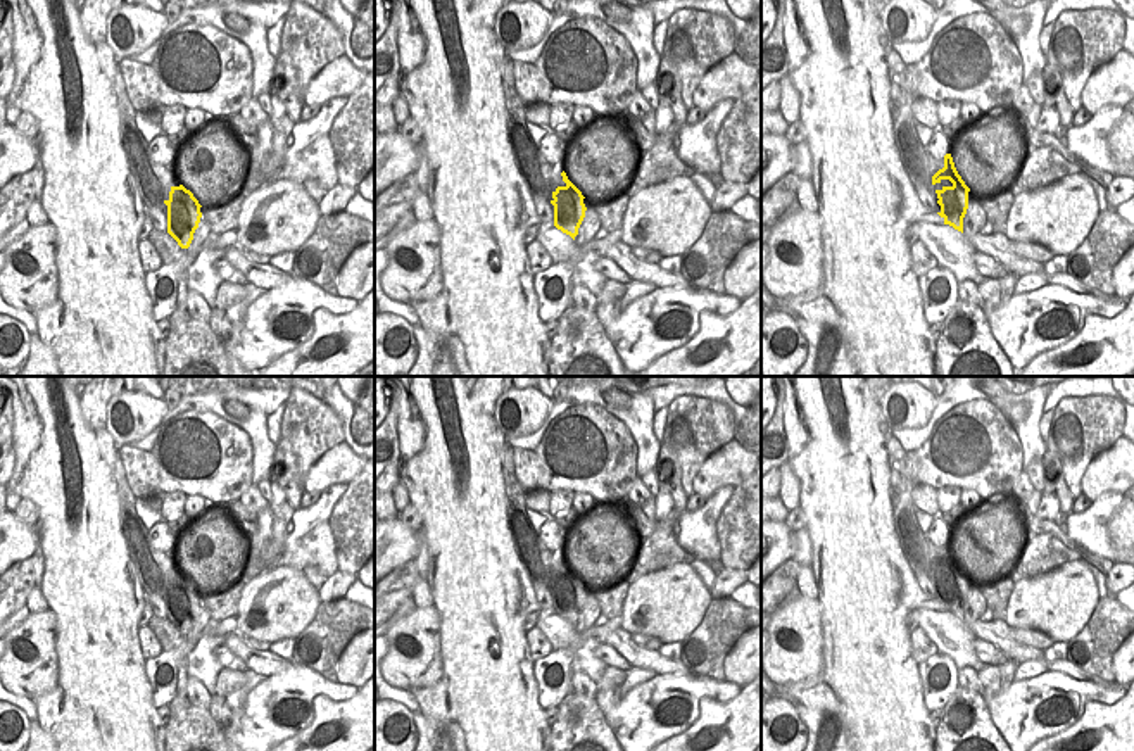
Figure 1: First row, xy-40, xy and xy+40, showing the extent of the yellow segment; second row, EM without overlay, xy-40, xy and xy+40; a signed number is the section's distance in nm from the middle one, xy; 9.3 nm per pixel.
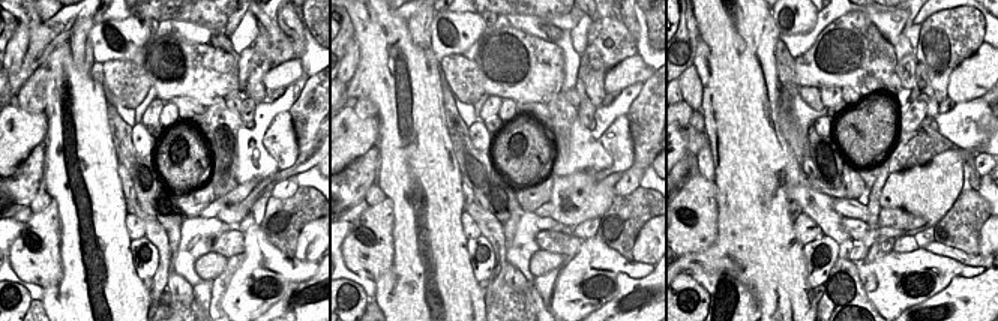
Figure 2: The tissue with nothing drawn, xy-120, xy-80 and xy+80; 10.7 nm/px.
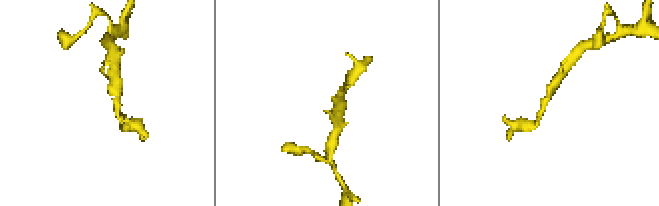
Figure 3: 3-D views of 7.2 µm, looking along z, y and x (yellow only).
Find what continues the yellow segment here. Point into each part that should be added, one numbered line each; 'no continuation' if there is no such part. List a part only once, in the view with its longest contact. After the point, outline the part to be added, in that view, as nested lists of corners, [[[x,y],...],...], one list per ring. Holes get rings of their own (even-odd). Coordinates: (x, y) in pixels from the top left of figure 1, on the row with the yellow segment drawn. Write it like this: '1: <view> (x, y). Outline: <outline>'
no continuation.

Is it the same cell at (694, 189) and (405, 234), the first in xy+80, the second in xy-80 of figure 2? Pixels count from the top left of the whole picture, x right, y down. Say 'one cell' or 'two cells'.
two cells

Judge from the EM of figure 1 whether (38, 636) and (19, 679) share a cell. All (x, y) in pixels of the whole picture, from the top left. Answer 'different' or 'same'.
same

